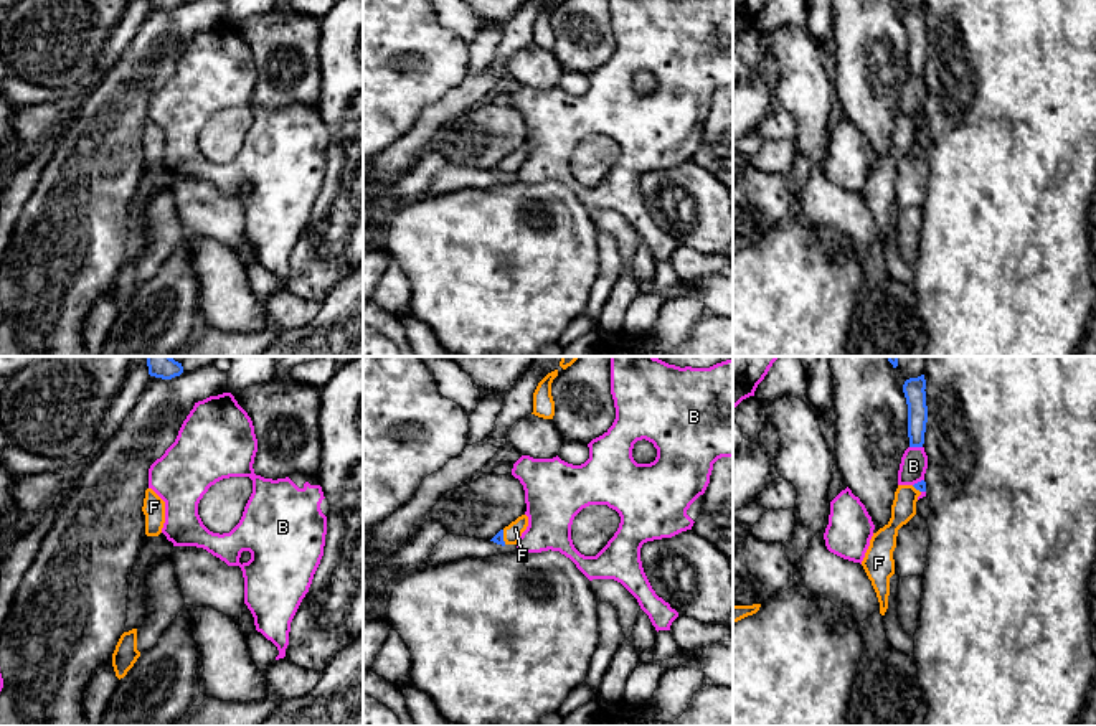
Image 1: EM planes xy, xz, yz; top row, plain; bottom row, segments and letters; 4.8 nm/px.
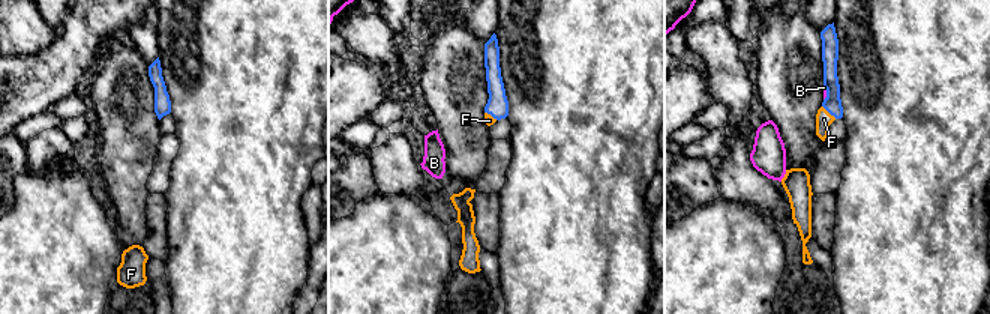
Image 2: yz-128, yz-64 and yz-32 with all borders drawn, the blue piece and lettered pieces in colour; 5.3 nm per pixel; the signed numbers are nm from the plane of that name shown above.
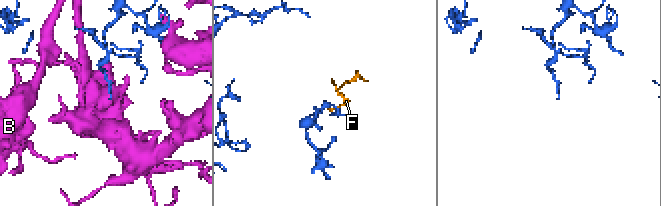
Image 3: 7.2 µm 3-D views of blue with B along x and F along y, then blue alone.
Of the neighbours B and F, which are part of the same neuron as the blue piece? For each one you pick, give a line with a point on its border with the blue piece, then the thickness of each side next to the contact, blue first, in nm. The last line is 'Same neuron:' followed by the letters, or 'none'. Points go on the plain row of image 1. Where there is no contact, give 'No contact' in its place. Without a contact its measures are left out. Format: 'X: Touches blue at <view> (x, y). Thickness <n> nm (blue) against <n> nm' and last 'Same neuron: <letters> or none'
F: Touches blue at xz (502, 167). Thickness 50 nm (blue) against 80 nm
Same neuron: F

